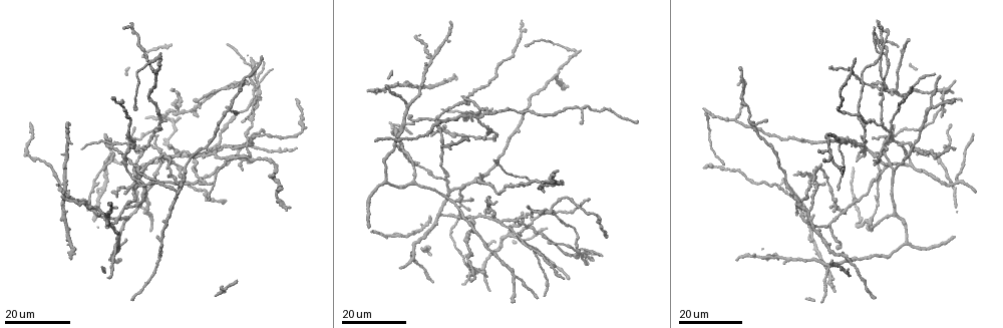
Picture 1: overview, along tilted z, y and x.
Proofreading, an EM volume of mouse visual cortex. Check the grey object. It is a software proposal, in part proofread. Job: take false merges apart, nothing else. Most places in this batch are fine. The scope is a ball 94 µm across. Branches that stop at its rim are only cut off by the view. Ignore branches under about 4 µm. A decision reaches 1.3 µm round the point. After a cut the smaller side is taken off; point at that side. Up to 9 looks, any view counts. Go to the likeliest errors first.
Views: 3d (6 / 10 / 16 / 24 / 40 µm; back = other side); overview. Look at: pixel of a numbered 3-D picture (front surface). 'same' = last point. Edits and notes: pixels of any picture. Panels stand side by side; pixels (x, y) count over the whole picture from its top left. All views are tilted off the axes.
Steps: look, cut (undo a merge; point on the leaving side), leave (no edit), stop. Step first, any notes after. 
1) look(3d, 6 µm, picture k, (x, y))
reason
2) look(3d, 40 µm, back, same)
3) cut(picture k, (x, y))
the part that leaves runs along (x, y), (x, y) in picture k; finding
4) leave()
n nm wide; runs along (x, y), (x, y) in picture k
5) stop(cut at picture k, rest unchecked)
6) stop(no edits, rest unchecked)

look(3d, 24 µm, picture 1, (882, 52))
four or more arms meet

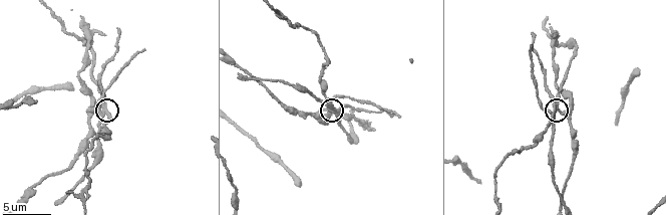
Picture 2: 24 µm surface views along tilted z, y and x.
look(3d, 10 µm, picture 2, (554, 109))
closer look

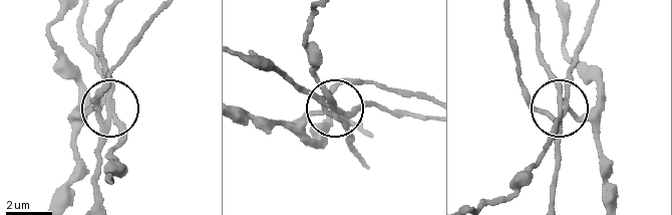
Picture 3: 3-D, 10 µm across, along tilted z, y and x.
look(3d, 6 µm, picture 3, (111, 104))

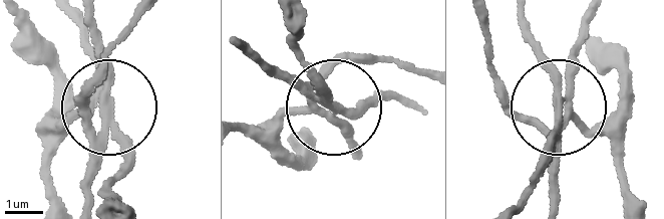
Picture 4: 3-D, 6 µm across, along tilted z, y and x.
cut(picture 4, (125, 140))
4 arms; a second neuron is stuck on

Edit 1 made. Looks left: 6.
look(3d, 16 µm, picture 1, (529, 179))
three arms meet

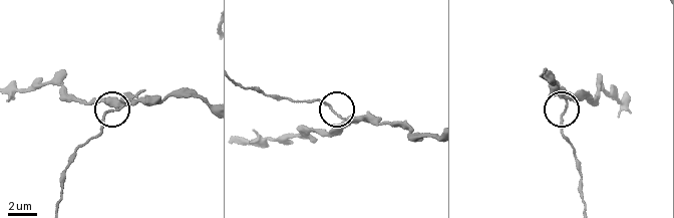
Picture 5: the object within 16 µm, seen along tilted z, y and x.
look(3d, 10 µm, picture 5, (338, 116))

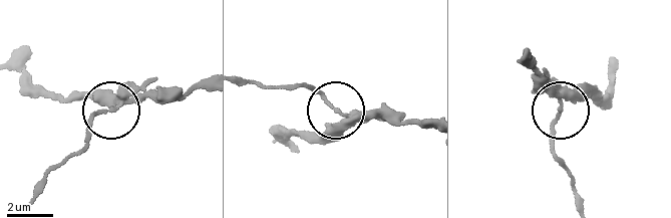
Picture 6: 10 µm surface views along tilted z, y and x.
cut(picture 6, (97, 113))
3 arms; the part that leaves runs along (121, 96), (88, 121), (84, 143), (51, 171), (31, 206) in picture 6; a second neuron is stuck on

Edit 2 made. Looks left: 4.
look(overview)
see it whole again

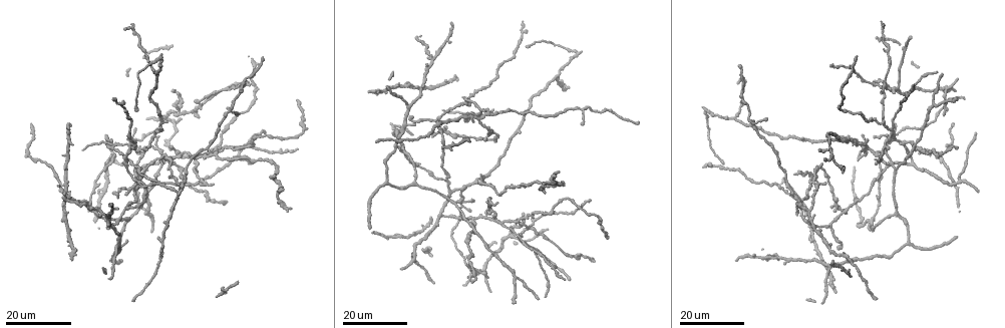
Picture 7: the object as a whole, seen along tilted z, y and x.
look(3d, 16 µm, picture 7, (752, 123))

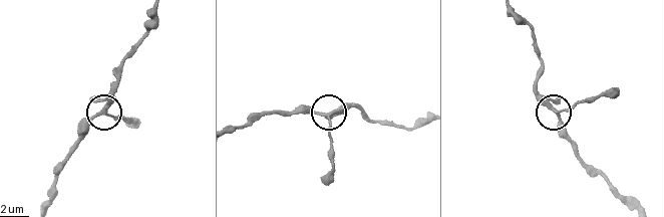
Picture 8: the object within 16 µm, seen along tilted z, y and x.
look(3d, 10 µm, picture 8, (558, 110))

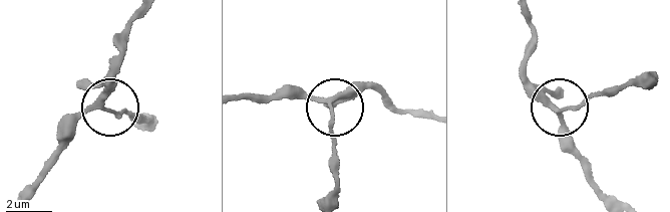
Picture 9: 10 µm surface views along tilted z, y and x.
leave()
190 nm wide; continuous, no second neuron

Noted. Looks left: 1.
stop(cut at picture 4, cut at picture 6, rest unchecked)

